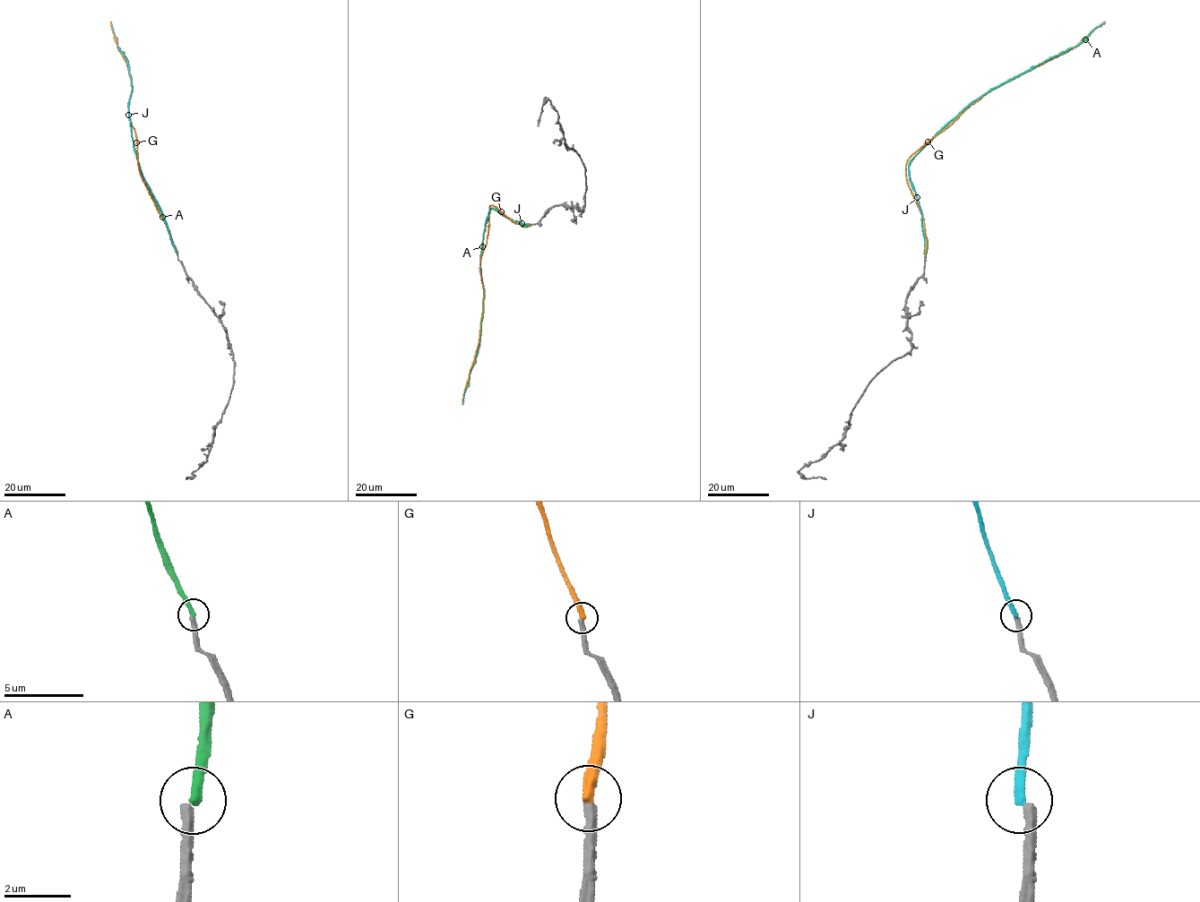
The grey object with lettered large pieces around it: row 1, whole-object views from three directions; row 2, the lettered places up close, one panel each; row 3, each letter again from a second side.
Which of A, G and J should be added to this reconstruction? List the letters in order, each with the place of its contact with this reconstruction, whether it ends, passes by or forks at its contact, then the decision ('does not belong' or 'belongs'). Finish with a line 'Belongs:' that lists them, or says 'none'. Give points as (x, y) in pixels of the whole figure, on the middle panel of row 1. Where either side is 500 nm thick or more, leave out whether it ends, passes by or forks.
A: (529, 225) | it ends | does not belong
G: (529, 224) | it ends | does not belong
J: (529, 224) | it ends | does not belong
Belongs: none

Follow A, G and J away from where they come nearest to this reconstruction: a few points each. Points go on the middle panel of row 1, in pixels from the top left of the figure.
A: (529, 226), (522, 226), (496, 209), (489, 209), (480, 258), (484, 309), (479, 345), (462, 404)
G: (529, 225), (514, 223), (496, 206), (489, 206), (488, 235), (479, 263), (483, 313), (479, 340), (462, 404)
J: (529, 224), (513, 220), (494, 209), (488, 214), (480, 260), (484, 308), (479, 345), (462, 404)

